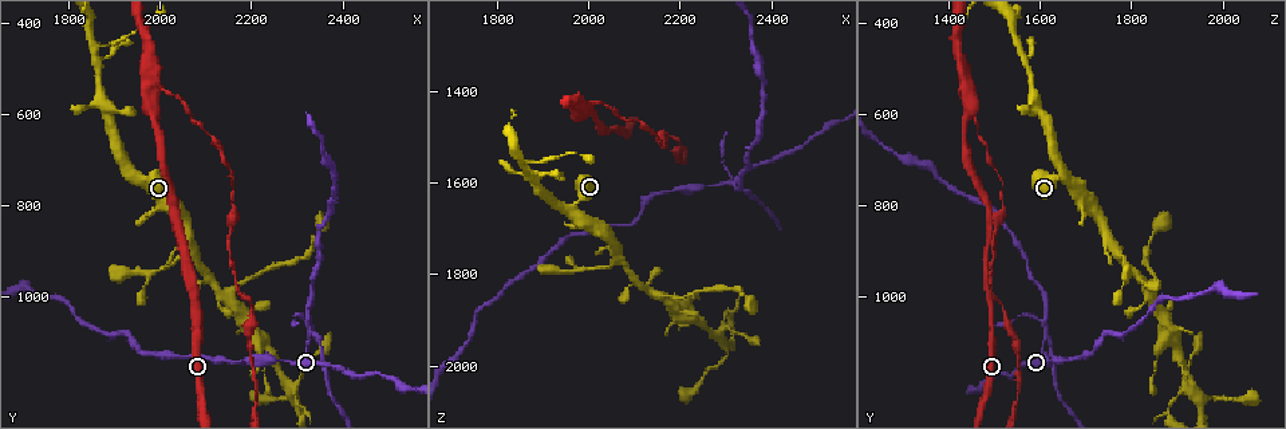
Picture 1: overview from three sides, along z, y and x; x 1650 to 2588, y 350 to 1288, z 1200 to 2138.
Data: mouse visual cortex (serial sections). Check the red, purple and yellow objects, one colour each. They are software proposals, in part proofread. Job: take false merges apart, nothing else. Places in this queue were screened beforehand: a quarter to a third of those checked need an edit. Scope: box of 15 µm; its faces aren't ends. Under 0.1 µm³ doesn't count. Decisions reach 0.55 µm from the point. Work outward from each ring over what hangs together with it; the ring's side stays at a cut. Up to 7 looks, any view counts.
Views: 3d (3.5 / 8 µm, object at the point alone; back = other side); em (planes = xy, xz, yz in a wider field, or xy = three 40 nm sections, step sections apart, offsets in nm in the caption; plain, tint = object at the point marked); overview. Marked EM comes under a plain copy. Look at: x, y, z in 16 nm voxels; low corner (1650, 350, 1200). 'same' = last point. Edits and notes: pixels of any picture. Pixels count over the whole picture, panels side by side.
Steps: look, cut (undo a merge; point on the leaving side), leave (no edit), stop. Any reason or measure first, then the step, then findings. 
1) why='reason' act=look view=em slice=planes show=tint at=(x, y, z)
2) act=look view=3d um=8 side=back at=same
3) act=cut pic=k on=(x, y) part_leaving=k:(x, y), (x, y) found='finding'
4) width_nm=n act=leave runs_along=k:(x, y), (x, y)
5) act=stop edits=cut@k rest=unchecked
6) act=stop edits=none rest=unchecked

why='two arms in line, one across' act=look view=3d um=3.5 at=(2335, 1085, 1615)

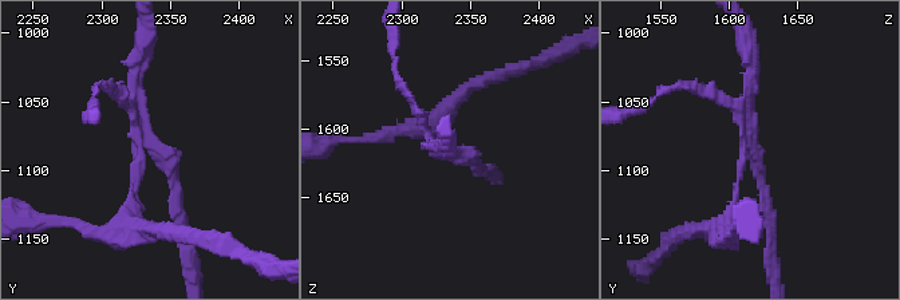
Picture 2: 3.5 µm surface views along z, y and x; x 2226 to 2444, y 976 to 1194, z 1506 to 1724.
why='now the EM' act=look view=em slice=xy step=3 show=tint at=(2330, 1084, 1612)

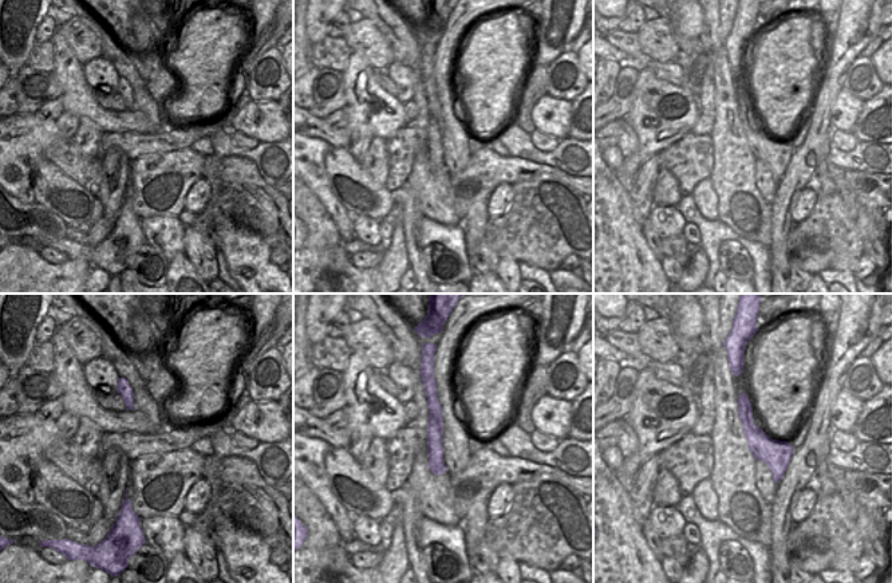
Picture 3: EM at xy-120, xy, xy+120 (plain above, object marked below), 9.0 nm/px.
act=cut pic=2 on=(742, 47) part_leaving=2:(747, 143), (747, 36) found='two cells meet here'

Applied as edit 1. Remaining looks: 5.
why='see it whole again' act=look view=overview

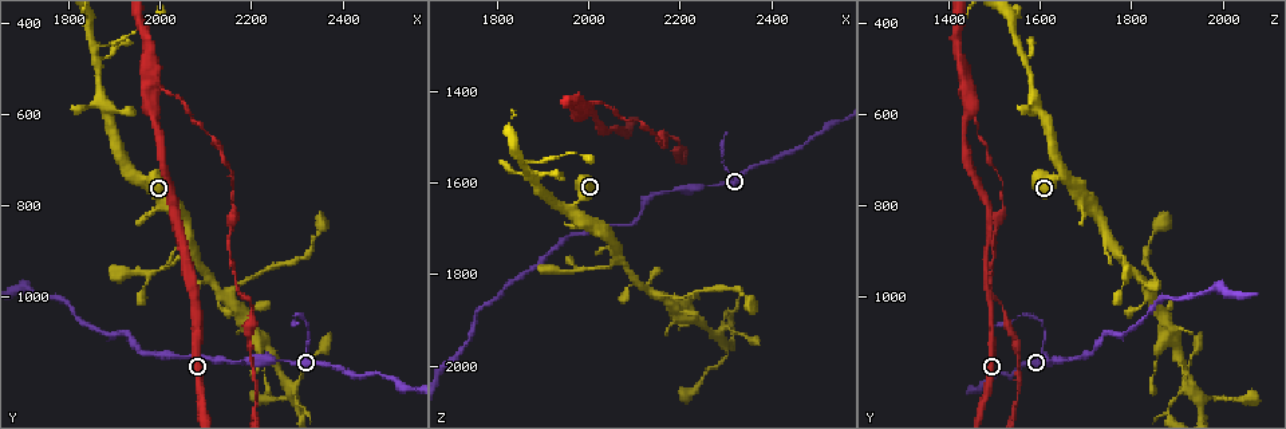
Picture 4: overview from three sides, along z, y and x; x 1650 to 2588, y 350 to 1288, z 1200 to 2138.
act=look view=3d um=3.5 at=(2140, 990, 1840)

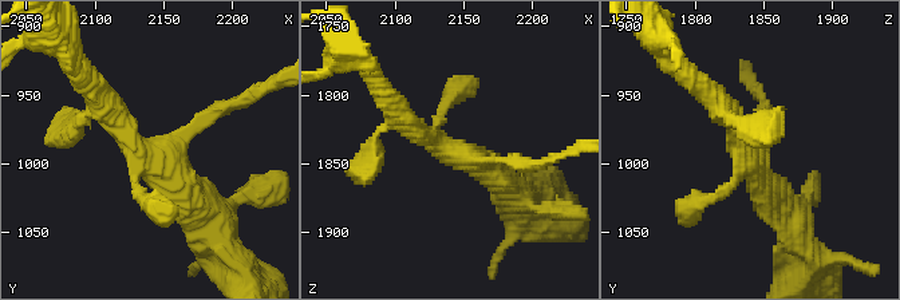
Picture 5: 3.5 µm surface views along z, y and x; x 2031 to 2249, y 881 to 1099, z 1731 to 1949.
act=look view=em slice=xy step=2 show=tint at=(2142, 998, 1840)

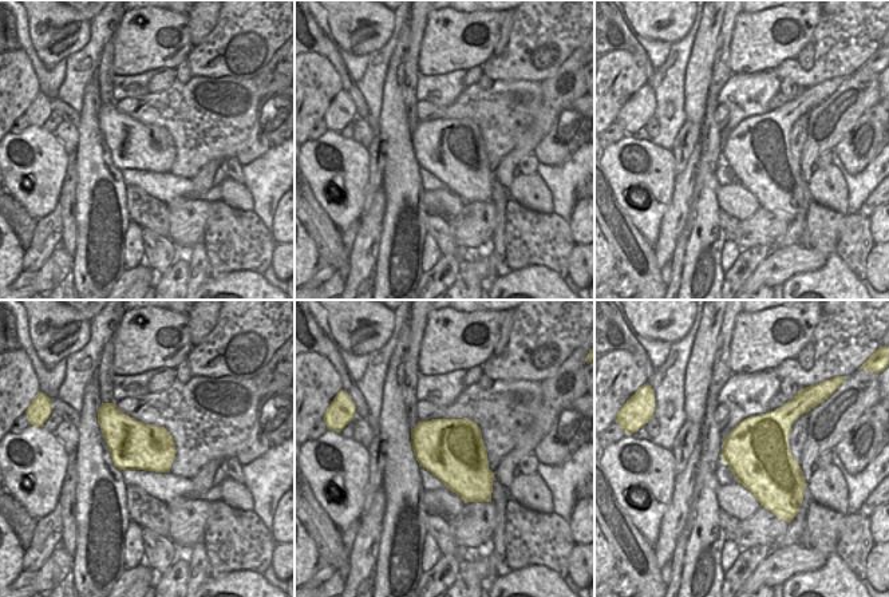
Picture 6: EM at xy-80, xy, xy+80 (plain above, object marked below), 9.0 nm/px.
act=leave runs_along=5:(97, 97), (122, 130), (208, 216) found='one cell here'

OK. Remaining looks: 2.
why='abrupt turn' act=look view=3d um=8 at=(2325, 1250, 1880)

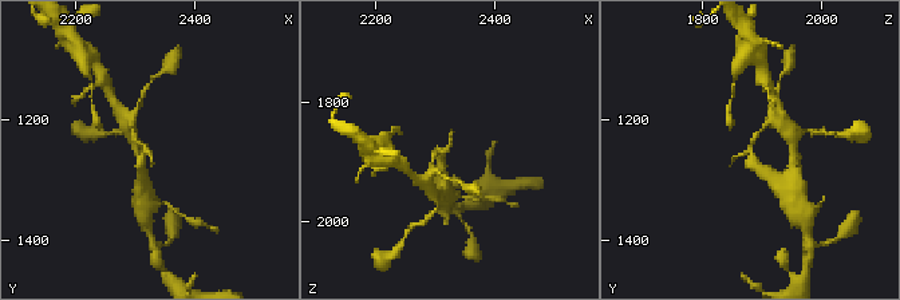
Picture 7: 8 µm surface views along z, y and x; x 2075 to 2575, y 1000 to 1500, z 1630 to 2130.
why='shape alone is not enough' act=look view=em slice=xy step=5 show=tint at=(2320, 1245, 1880)

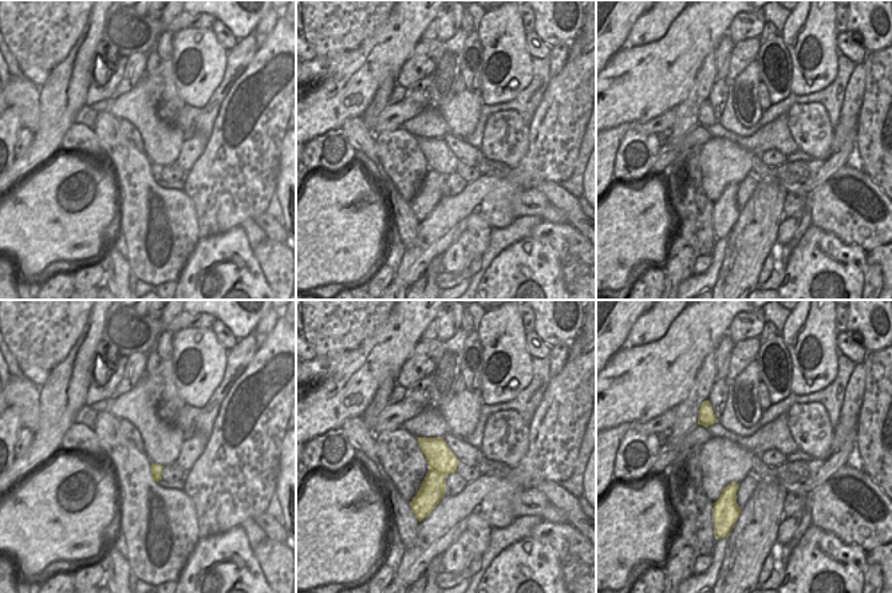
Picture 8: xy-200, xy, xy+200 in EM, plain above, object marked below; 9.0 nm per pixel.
width_nm=260 act=leave runs_along=7:(130, 122), (145, 146), (143, 170) found='continuous, no second cell'

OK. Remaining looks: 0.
act=stop edits=cut@2 rest=unchecked

